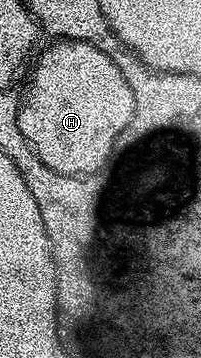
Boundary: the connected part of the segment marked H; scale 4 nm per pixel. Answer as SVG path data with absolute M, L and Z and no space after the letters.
M76 39L59 40L54 44L52 50L40 56L35 67L30 67L31 83L23 98L18 99L21 136L27 138L35 155L53 172L72 176L96 174L112 161L115 144L124 137L135 113L131 86L121 70L113 65L112 55L101 48Z

